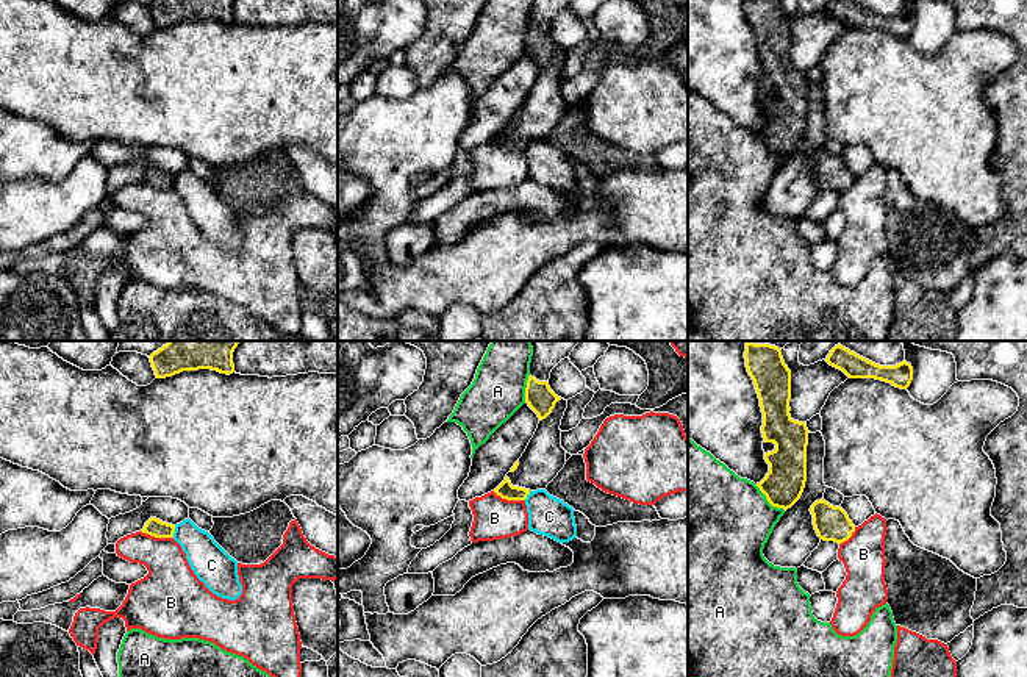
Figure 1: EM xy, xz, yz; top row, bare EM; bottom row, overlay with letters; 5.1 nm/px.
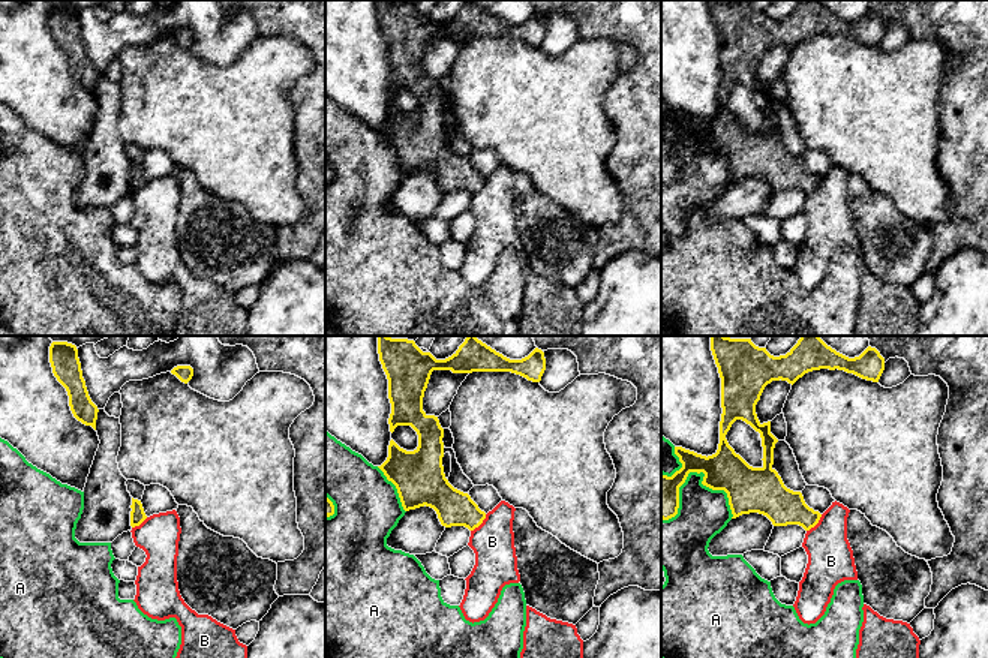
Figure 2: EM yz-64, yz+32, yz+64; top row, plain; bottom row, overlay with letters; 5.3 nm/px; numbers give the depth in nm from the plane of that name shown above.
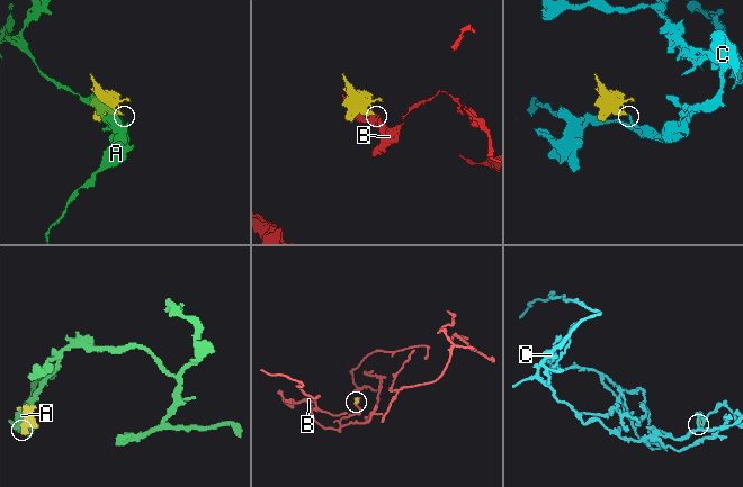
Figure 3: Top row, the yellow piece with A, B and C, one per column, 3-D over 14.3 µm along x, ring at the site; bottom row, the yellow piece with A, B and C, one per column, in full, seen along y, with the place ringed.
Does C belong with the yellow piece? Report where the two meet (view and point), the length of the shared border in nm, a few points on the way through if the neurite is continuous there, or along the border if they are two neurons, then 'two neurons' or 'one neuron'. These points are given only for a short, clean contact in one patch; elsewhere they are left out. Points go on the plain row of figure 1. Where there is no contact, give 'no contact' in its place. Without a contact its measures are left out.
meets yellow in xy at (174, 180); contact 70 nm long; border along xy (175, 175), (172, 186); two neurons

